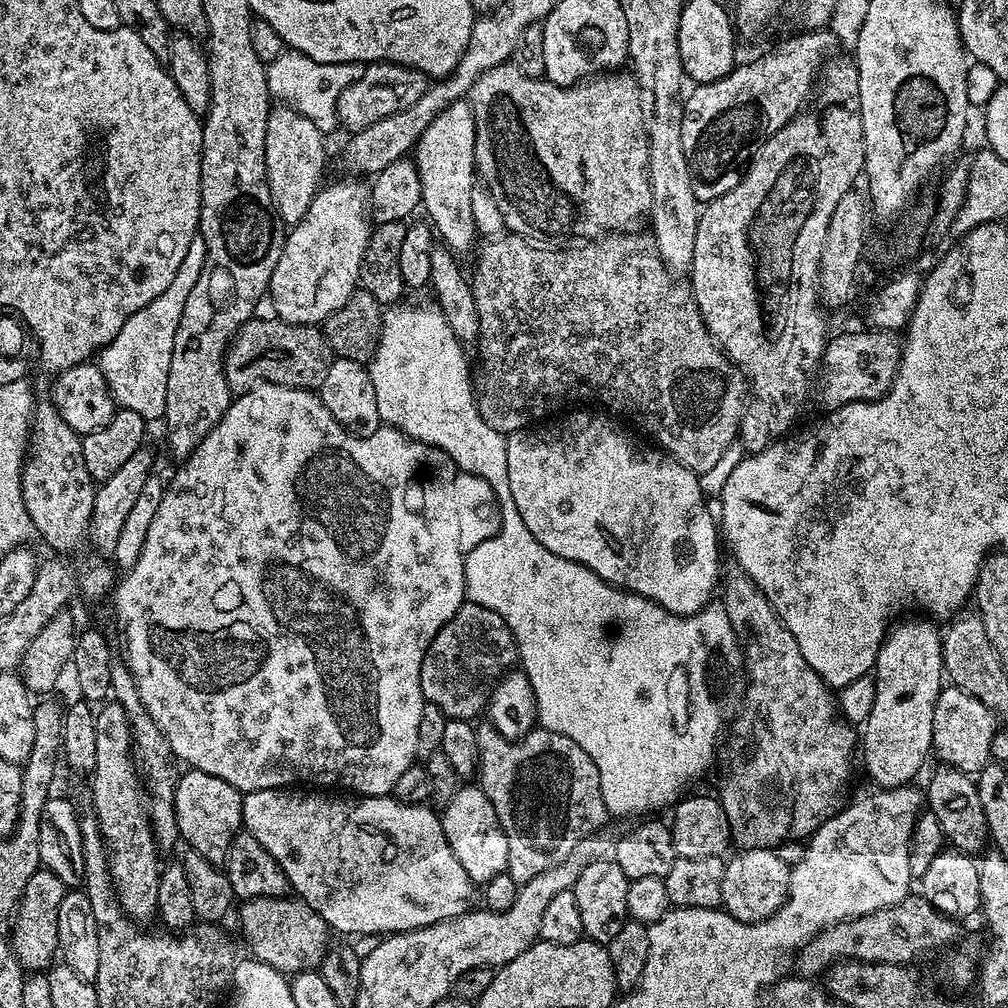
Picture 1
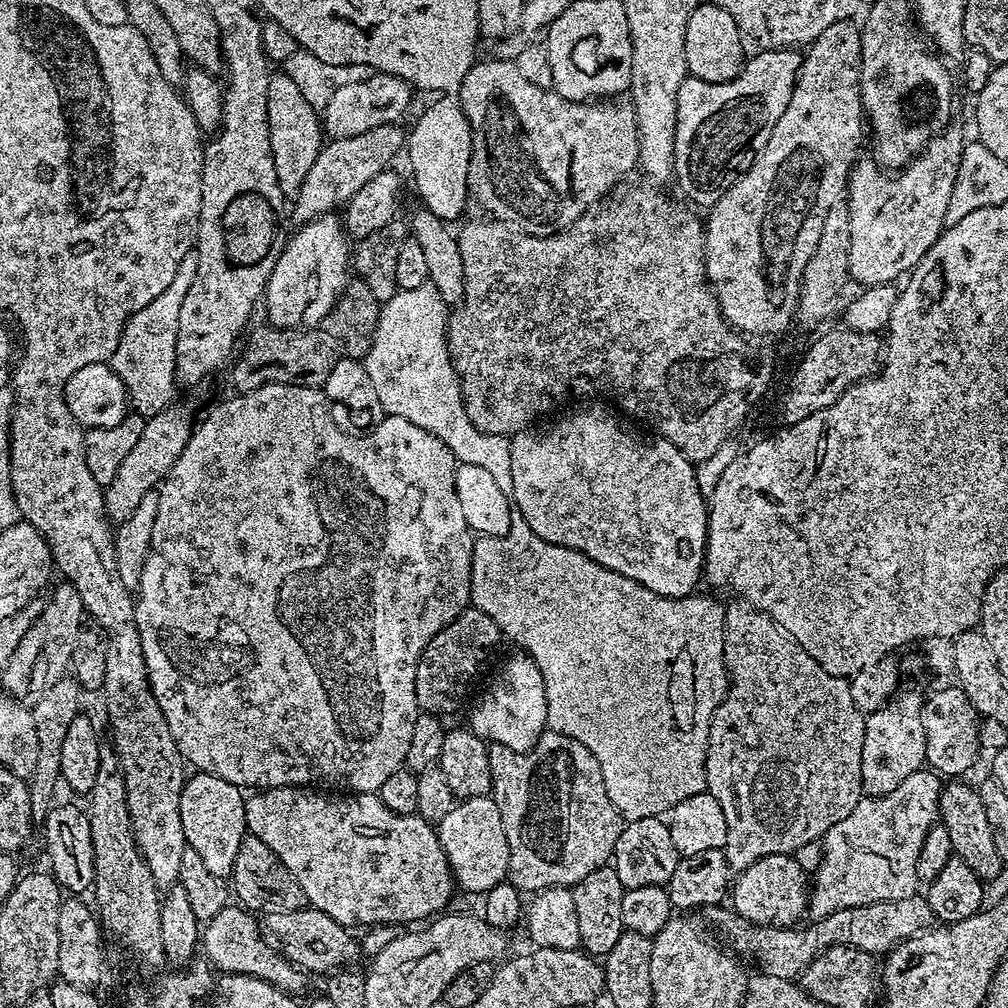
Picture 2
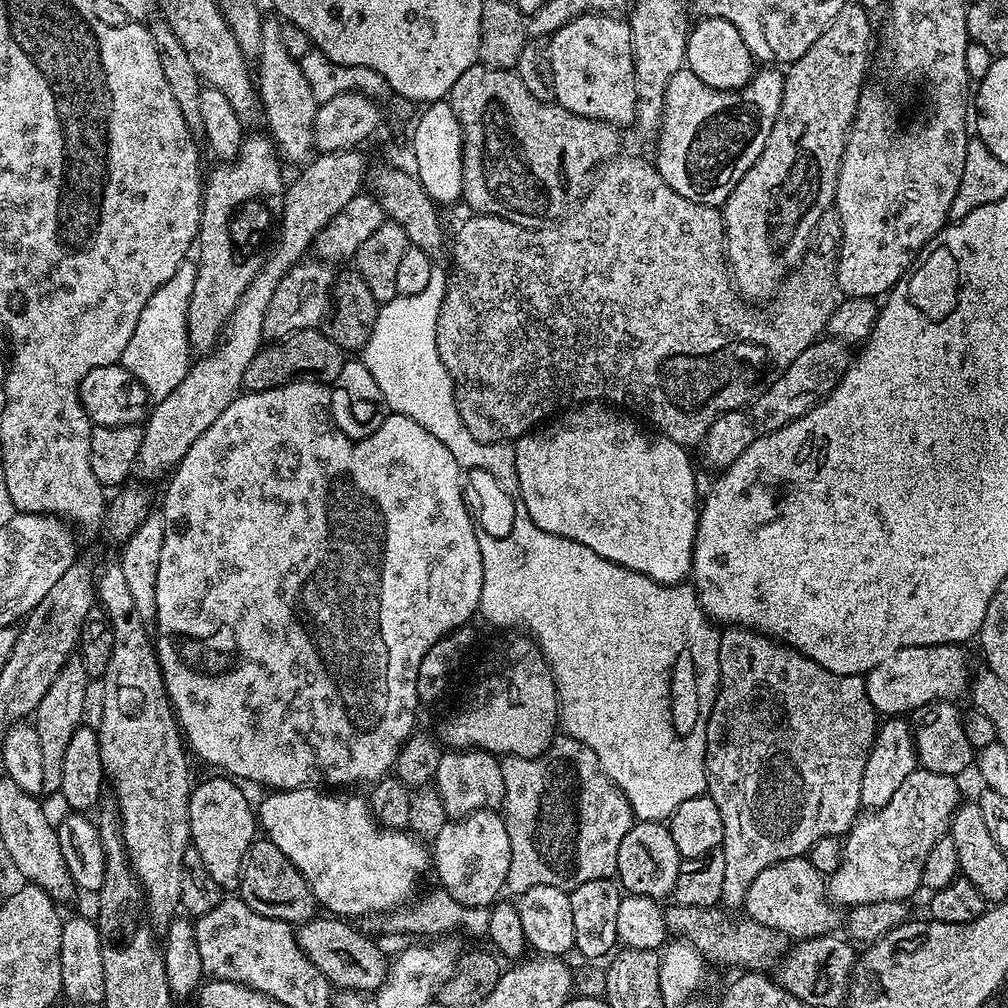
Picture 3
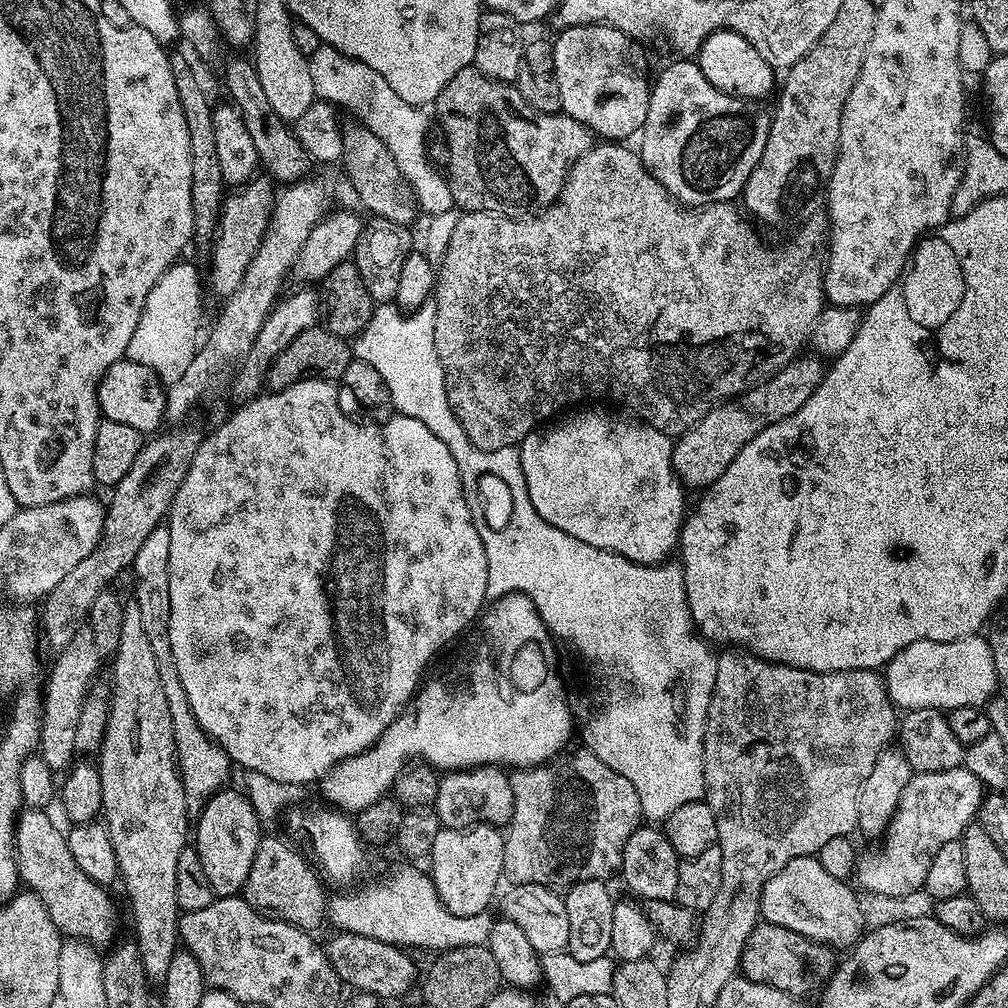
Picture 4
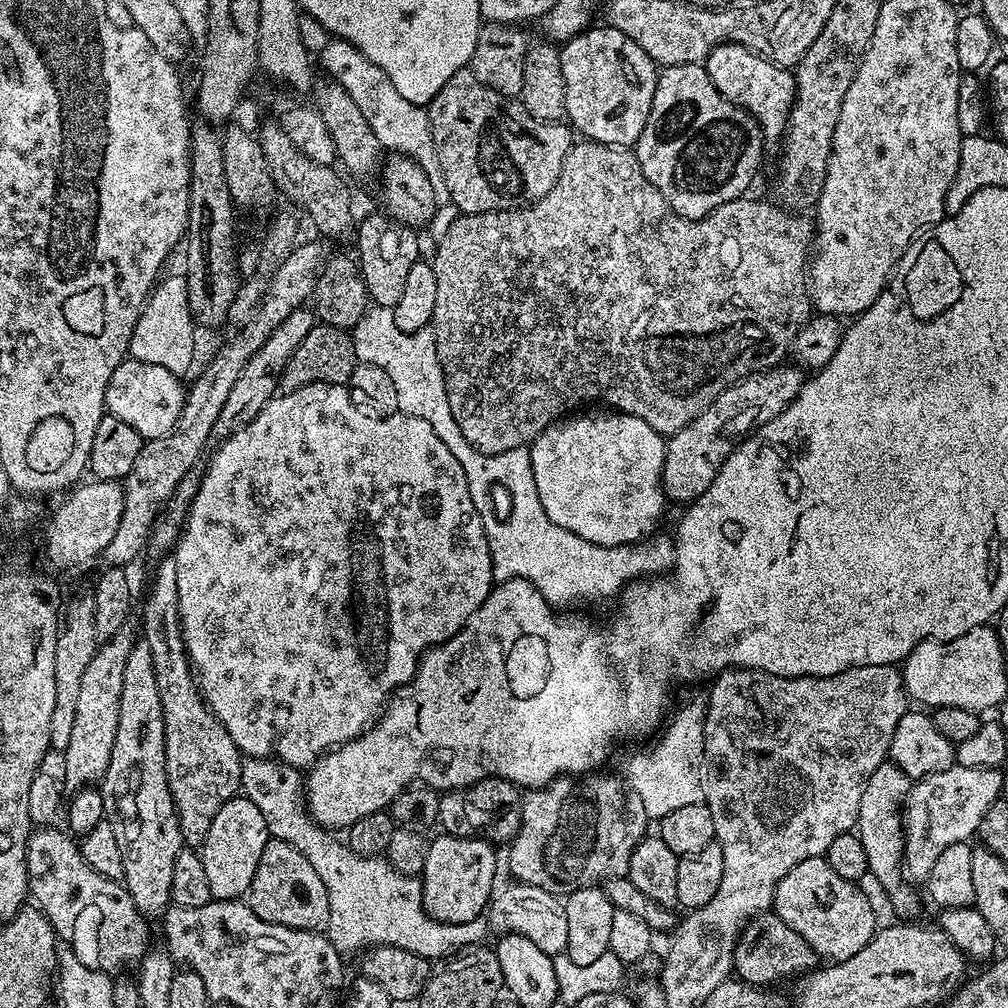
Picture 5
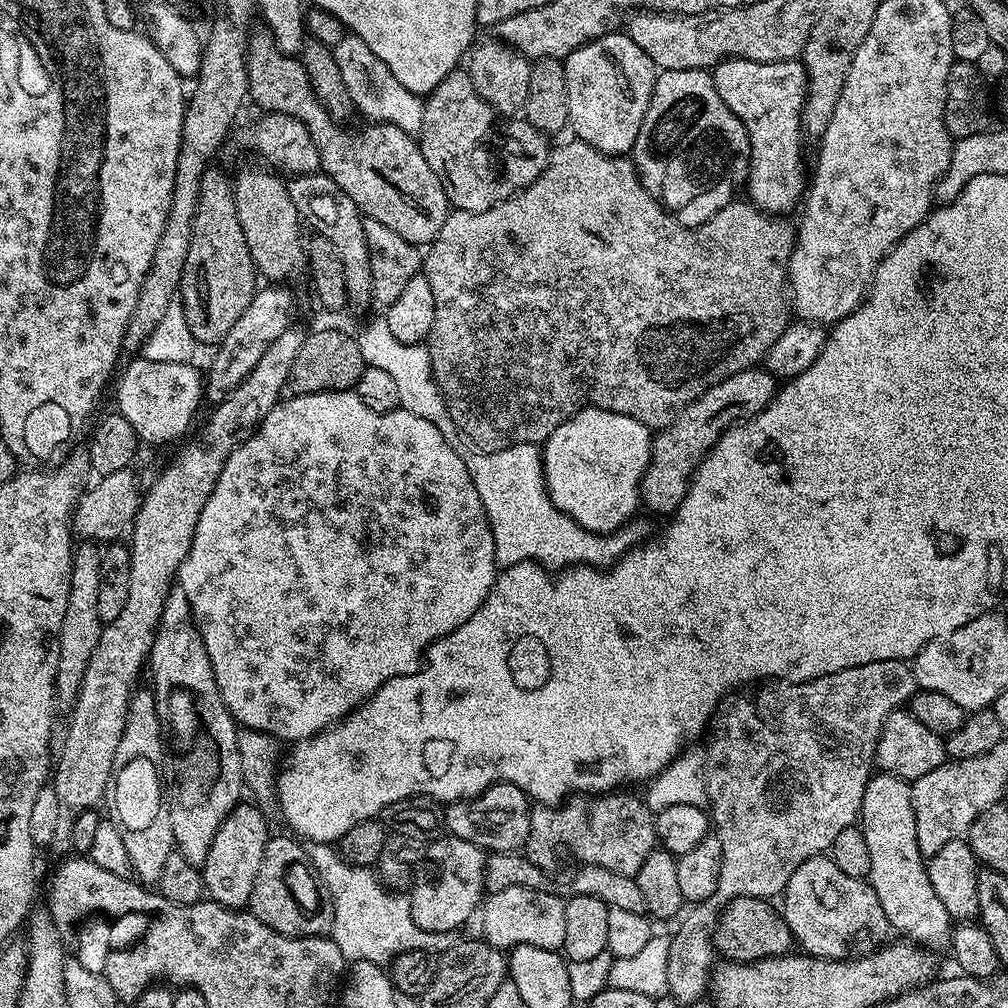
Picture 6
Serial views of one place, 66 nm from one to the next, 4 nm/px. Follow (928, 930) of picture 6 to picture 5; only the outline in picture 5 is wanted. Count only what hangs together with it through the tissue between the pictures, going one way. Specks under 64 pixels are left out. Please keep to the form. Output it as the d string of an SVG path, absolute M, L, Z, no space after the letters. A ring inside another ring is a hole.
M885 762L870 774L870 778L864 784L862 790L862 802L858 806L858 818L854 829L862 842L862 850L866 850L866 862L871 879L876 879L886 891L892 895L892 904L900 912L905 912L905 917L912 918L916 912L916 896L907 888L905 877L902 875L902 865L904 862L904 805L908 798L910 781L901 768L894 763Z

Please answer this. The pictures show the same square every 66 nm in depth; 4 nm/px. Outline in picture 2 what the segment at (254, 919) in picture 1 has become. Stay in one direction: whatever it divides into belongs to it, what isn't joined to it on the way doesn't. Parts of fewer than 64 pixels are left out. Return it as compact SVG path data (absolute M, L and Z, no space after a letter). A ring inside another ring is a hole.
M305 906L293 912L278 913L271 917L272 932L279 951L305 973L324 972L331 974L345 966L355 965L360 956L360 948L356 945L353 933L343 924L334 922L330 914L322 914L322 910Z

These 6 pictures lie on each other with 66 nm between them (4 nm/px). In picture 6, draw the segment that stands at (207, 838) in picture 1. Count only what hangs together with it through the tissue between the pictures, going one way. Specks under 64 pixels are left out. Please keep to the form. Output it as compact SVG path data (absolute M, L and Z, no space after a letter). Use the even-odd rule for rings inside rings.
M237 804L222 822L218 834L214 834L214 842L210 842L210 854L206 854L206 862L202 866L205 893L224 908L247 909L269 838L267 818L252 804Z

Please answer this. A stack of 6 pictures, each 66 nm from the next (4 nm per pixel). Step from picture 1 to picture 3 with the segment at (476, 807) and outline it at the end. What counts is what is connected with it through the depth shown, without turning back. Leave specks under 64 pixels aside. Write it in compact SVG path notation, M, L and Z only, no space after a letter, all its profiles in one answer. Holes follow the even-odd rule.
M487 808L478 810L460 820L449 819L442 830L438 830L430 844L430 860L440 879L439 887L450 893L462 906L467 908L487 908L501 899L500 891L505 891L510 874L510 834L506 834L506 822L499 811Z

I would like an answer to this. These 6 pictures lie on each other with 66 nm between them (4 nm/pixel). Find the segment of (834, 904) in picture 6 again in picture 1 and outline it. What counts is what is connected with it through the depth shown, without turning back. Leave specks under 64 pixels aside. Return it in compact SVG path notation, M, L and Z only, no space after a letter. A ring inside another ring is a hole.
M748 848L736 855L740 856L725 863L720 903L723 911L729 912L744 924L756 924L773 916L788 899L792 869L771 848Z

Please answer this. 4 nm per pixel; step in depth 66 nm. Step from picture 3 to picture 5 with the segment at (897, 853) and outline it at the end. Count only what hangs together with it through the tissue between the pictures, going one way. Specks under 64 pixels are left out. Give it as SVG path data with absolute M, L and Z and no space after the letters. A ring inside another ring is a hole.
M953 764L952 767L922 777L909 787L908 798L904 805L904 862L902 872L909 881L927 881L930 869L934 866L934 858L946 850L946 846L954 846L954 842L968 842L980 831L980 823L996 800L1001 799L1002 774L1000 768L975 768Z

